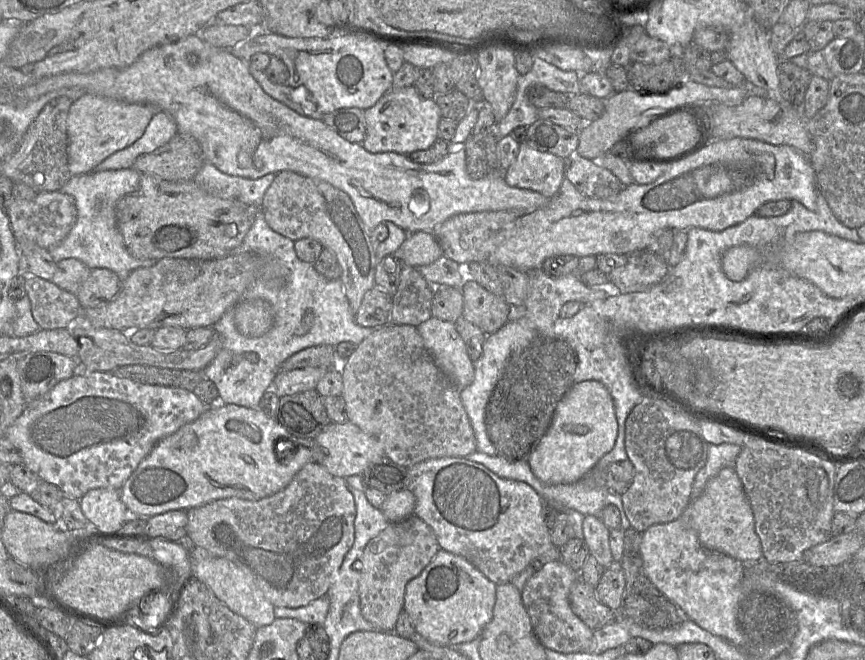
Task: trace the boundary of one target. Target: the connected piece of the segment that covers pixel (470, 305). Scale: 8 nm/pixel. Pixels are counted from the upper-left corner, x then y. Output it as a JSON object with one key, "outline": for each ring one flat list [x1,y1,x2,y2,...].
{"outline":[[466,278,463,295,463,317,486,335,494,334,511,320,511,306,479,283]]}

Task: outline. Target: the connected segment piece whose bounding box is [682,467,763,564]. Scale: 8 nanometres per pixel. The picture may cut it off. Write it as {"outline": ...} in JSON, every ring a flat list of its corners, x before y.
{"outline":[[724,467,706,484,701,495,692,499,682,513,703,546,730,556,743,564,763,559,761,541,755,531,753,511,734,467]]}

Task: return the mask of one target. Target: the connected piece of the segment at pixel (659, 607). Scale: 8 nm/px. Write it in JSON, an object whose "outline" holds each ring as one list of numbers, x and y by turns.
{"outline":[[632,527,623,530,624,551,619,562,624,571,626,585,620,614,636,624,648,629,666,629,680,624,685,618,680,609,652,584,647,577,641,555,641,535]]}

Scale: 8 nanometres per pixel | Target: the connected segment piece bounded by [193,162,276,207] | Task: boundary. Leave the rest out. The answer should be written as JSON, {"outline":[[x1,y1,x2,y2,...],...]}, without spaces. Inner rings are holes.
{"outline":[[204,162,193,180,200,188,214,196,236,199,260,207,275,175,270,173,258,179,232,176,220,171,210,162]]}

